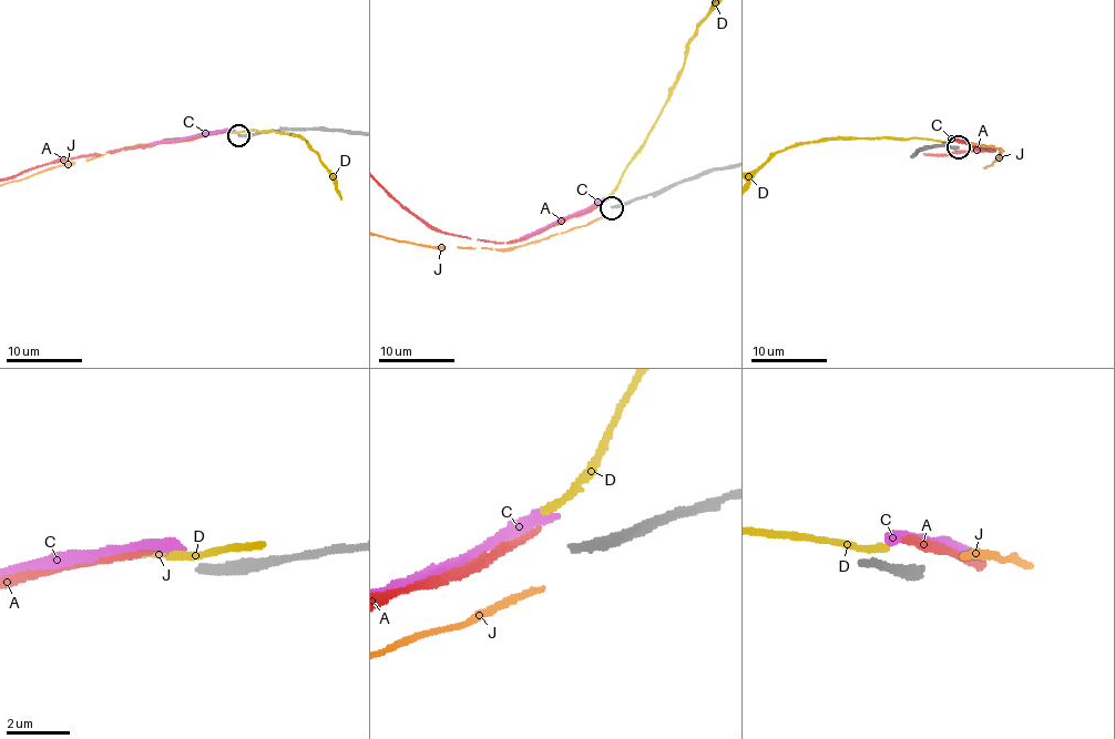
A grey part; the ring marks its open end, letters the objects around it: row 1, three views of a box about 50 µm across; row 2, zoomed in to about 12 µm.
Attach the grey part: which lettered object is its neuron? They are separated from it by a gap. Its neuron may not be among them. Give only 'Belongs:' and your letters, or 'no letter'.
Belongs: no letter

